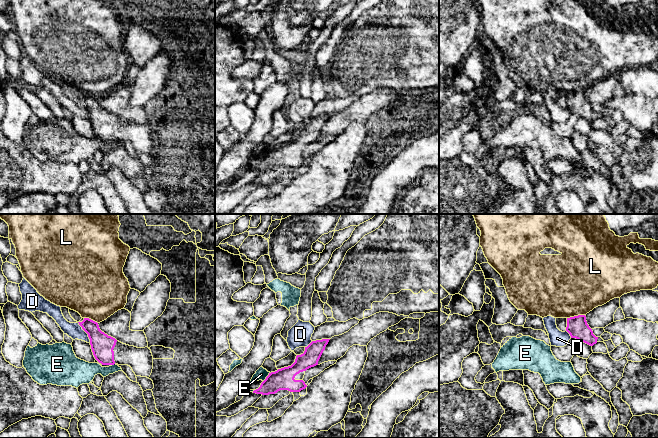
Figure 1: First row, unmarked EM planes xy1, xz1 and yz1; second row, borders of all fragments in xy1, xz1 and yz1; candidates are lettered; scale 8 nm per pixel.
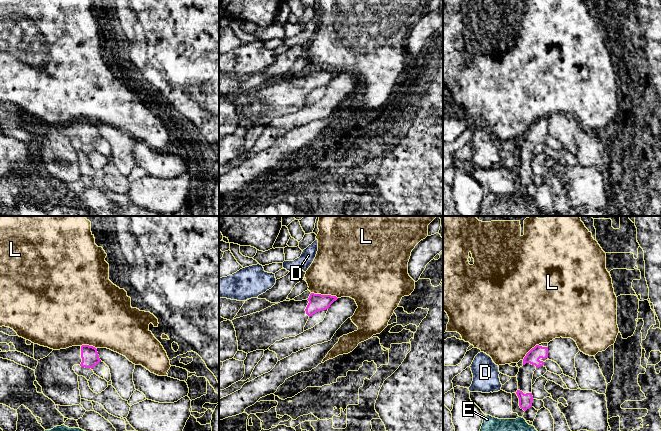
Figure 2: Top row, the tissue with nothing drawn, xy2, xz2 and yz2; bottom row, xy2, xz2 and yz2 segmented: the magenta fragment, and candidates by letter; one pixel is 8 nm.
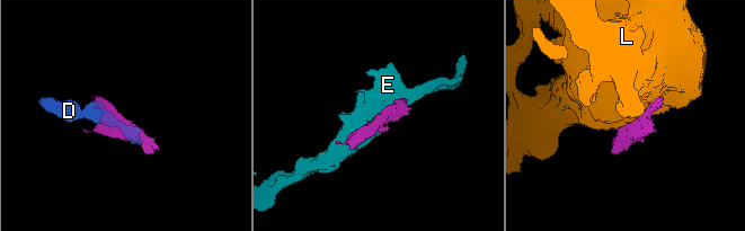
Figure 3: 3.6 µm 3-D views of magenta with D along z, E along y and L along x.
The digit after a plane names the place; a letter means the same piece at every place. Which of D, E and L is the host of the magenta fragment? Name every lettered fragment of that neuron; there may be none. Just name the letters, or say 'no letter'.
no letter

